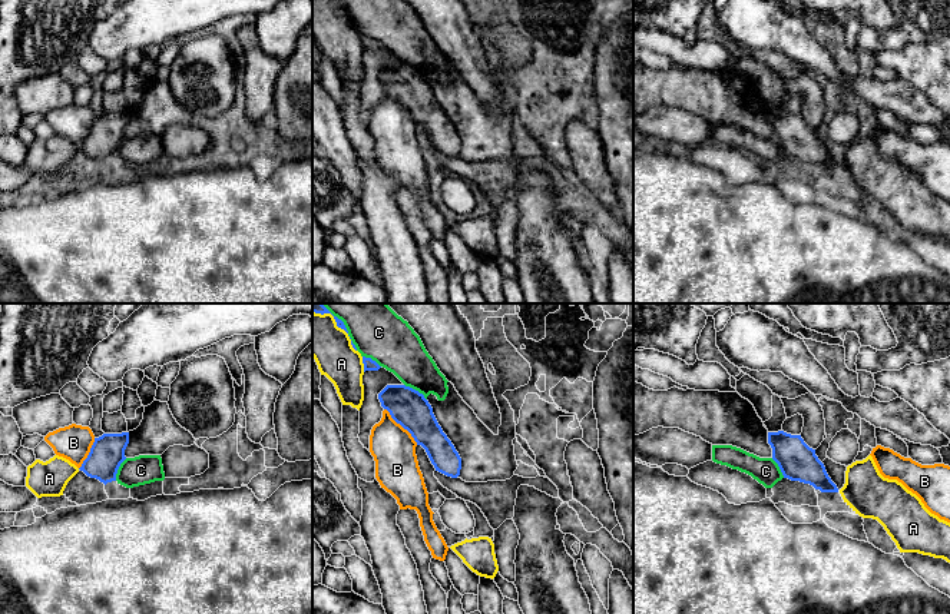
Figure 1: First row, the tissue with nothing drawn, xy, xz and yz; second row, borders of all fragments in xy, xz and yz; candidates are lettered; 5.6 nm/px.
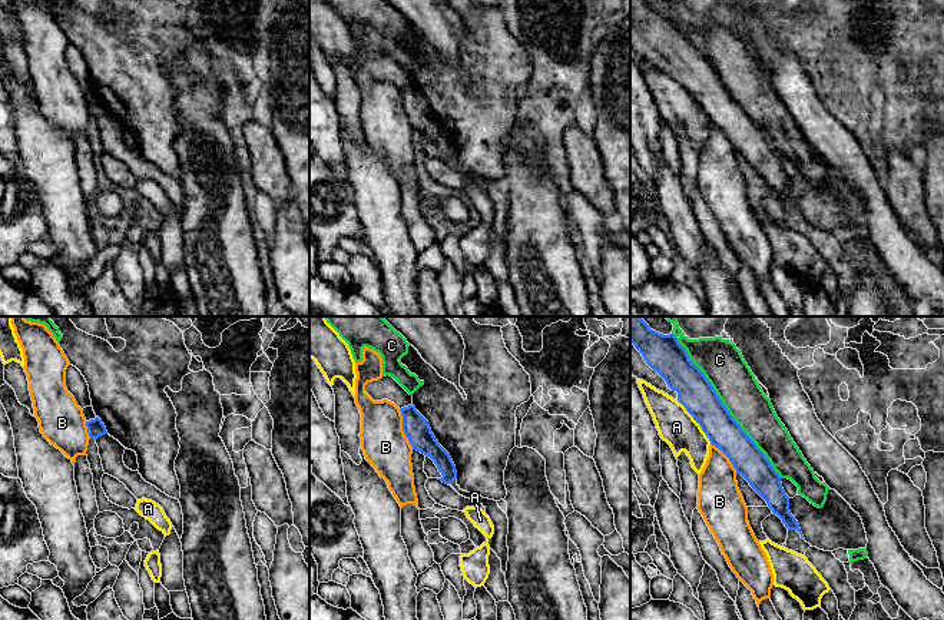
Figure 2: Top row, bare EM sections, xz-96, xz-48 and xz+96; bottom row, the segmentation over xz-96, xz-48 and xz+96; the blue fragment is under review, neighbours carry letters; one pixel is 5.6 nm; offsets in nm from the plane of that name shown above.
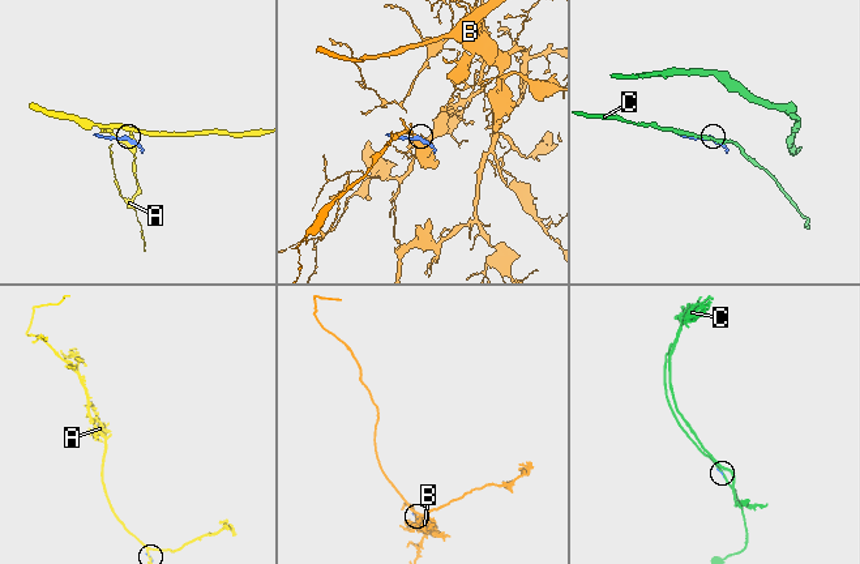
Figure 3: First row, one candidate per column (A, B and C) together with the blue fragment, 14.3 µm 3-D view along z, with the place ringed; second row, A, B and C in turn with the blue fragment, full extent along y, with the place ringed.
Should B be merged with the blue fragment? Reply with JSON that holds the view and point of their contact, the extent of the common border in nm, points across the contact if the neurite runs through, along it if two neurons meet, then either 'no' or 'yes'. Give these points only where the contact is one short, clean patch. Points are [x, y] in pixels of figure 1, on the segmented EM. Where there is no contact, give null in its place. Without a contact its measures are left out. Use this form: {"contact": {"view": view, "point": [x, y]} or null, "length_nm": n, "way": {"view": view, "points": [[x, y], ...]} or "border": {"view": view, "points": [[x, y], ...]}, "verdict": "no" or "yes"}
{"contact": {"view": "xz", "point": [401, 425]}, "length_nm": 280, "border": {"view": "xz", "points": [[384, 408], [417, 444]]}, "verdict": "no"}

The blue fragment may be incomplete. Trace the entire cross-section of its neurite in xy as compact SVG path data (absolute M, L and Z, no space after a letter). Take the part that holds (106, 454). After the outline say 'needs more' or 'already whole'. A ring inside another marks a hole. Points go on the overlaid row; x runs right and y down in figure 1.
M129 432L103 434L95 438L90 452L79 469L105 485L116 481L117 469L126 459L125 449L128 444Z | already whole

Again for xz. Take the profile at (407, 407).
M387 385L378 399L391 418L426 449L436 471L451 478L460 475L461 458L423 394L406 385Z | already whole

